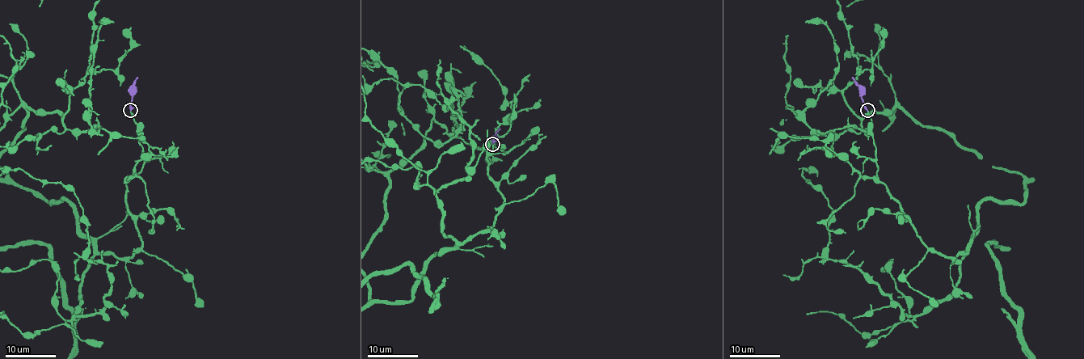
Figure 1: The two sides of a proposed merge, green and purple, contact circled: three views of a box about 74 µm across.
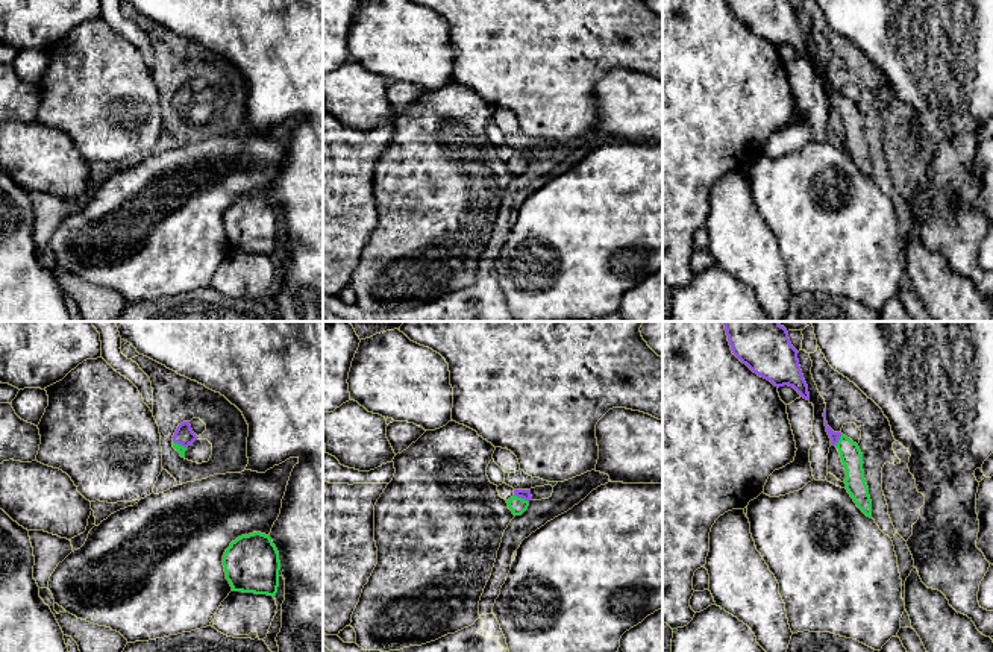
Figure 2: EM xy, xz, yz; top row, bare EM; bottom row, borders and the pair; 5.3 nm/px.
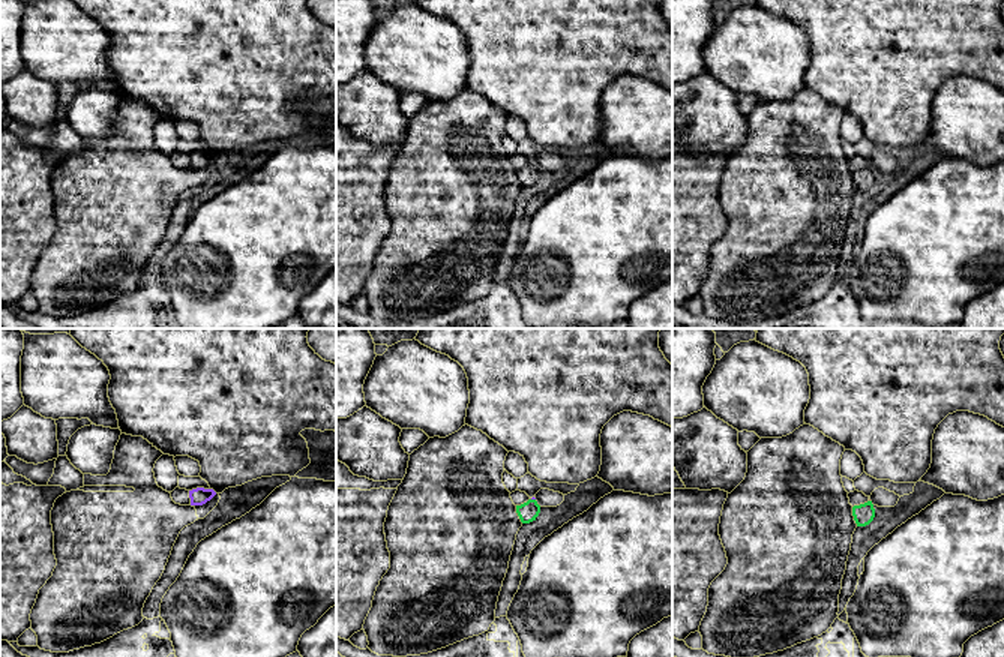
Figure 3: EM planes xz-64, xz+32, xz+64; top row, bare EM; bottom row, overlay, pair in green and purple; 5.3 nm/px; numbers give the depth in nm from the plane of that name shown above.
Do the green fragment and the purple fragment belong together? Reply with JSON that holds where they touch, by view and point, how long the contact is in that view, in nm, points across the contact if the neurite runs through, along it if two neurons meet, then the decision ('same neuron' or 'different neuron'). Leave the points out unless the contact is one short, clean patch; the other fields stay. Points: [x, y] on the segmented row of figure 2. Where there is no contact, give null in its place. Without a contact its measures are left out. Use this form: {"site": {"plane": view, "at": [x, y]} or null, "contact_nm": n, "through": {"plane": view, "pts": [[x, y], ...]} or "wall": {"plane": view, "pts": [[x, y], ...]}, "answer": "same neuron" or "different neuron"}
{"site": {"plane": "xz", "at": [520, 498]}, "contact_nm": 90, "through": {"plane": "xz", "pts": [[517, 505], [520, 498], [525, 495]]}, "answer": "same neuron"}

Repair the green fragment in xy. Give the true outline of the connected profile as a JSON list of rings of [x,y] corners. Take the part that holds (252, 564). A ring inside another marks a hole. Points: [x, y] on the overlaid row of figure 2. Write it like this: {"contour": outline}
{"contour": [[[270,535],[238,537],[226,549],[223,566],[232,591],[276,596],[280,561]]]}

